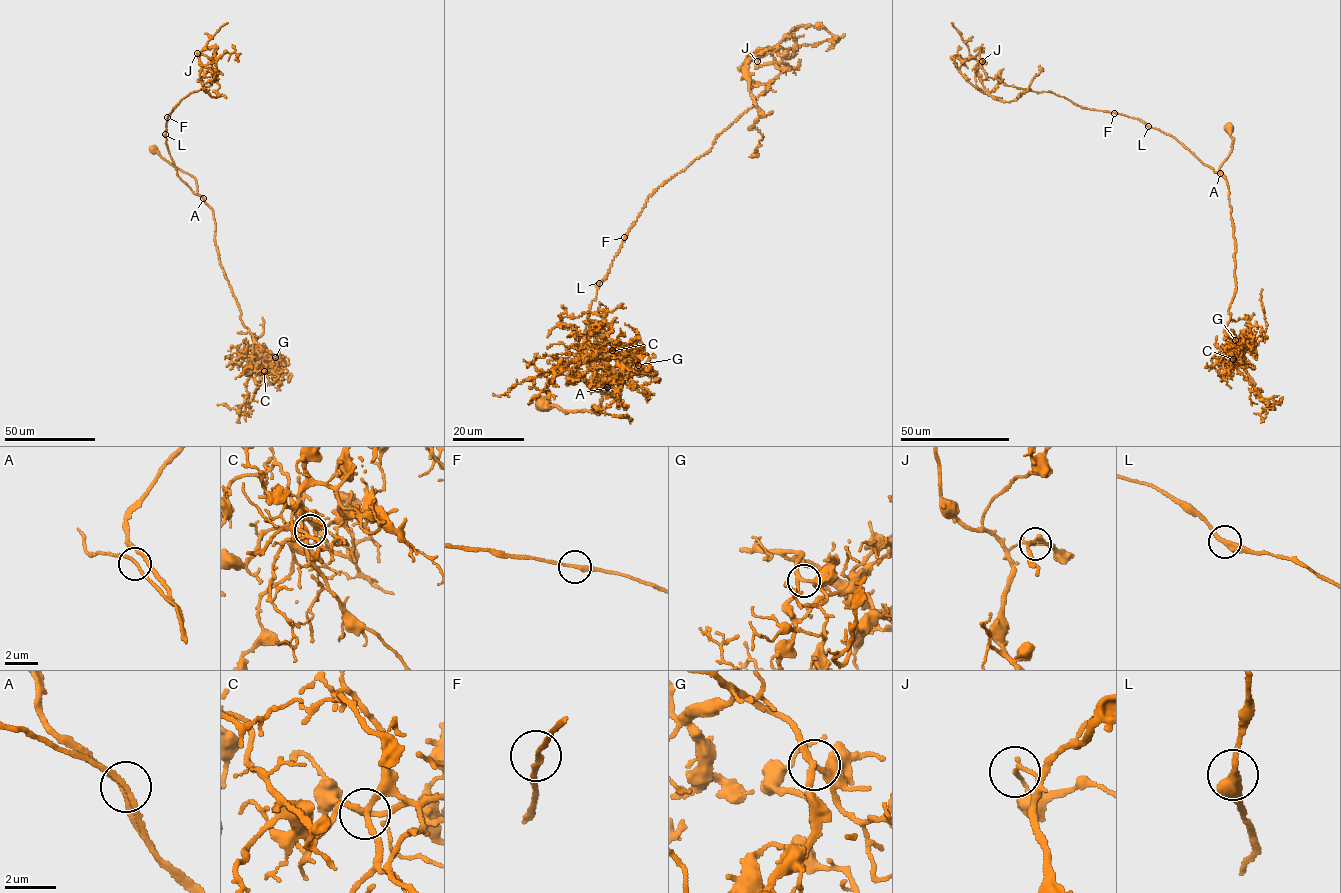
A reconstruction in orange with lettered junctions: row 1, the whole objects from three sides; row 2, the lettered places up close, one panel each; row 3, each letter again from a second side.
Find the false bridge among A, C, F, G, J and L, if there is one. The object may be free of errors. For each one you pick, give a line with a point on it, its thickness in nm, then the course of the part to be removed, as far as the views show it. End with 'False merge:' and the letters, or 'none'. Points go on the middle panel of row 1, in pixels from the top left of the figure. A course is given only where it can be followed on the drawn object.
J: place (757, 61); calibre 150 nm; course (757, 61), (761, 56), (757, 49), (747, 55), (745, 71), (759, 115), (754, 124), (763, 138), (755, 154)
False merge: J

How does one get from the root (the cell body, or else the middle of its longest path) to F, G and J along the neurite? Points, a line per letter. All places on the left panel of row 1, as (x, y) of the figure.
F: (153, 150), (195, 179), (197, 193), (203, 198), (195, 194), (177, 175), (165, 142), (167, 117)
G: (153, 150), (195, 179), (197, 193), (213, 211), (219, 264), (236, 301), (240, 320), (253, 340), (275, 357)
J: (153, 150), (195, 179), (203, 198), (177, 175), (164, 134), (173, 109), (219, 72), (197, 53)

